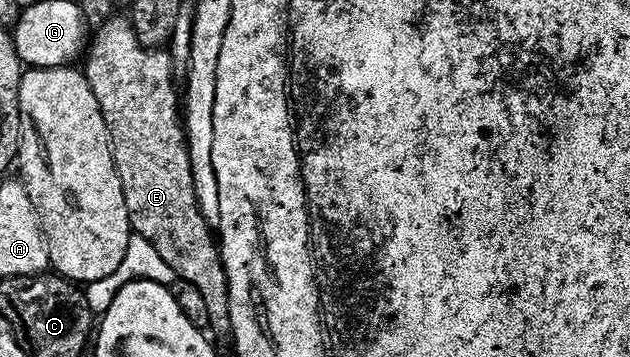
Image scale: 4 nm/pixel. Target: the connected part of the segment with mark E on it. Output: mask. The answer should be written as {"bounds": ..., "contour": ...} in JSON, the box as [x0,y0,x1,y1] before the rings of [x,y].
{"bounds":[84,16,232,338],"contour":[[[129,16],[114,17],[111,21],[106,21],[98,29],[98,34],[93,34],[92,40],[88,45],[88,52],[85,54],[84,72],[88,83],[92,87],[92,91],[96,95],[96,99],[100,103],[100,111],[104,115],[104,123],[108,123],[108,131],[110,132],[110,142],[114,148],[114,162],[116,163],[116,171],[122,180],[124,187],[124,199],[128,207],[128,215],[130,216],[130,228],[139,237],[143,237],[156,247],[156,251],[160,254],[164,262],[172,267],[177,280],[192,283],[192,287],[197,287],[200,296],[204,298],[205,305],[208,306],[208,319],[210,320],[210,329],[218,332],[220,336],[229,338],[231,336],[230,328],[232,327],[232,319],[230,318],[230,288],[228,287],[228,275],[226,274],[226,265],[222,261],[222,250],[219,242],[216,240],[216,233],[209,223],[205,221],[201,215],[200,206],[197,202],[196,188],[193,187],[193,171],[192,159],[189,153],[189,143],[186,140],[186,131],[184,128],[184,113],[180,108],[180,89],[174,86],[176,72],[174,70],[173,59],[169,52],[159,51],[156,49],[145,49],[140,43],[140,39],[134,30],[134,22]]]}

